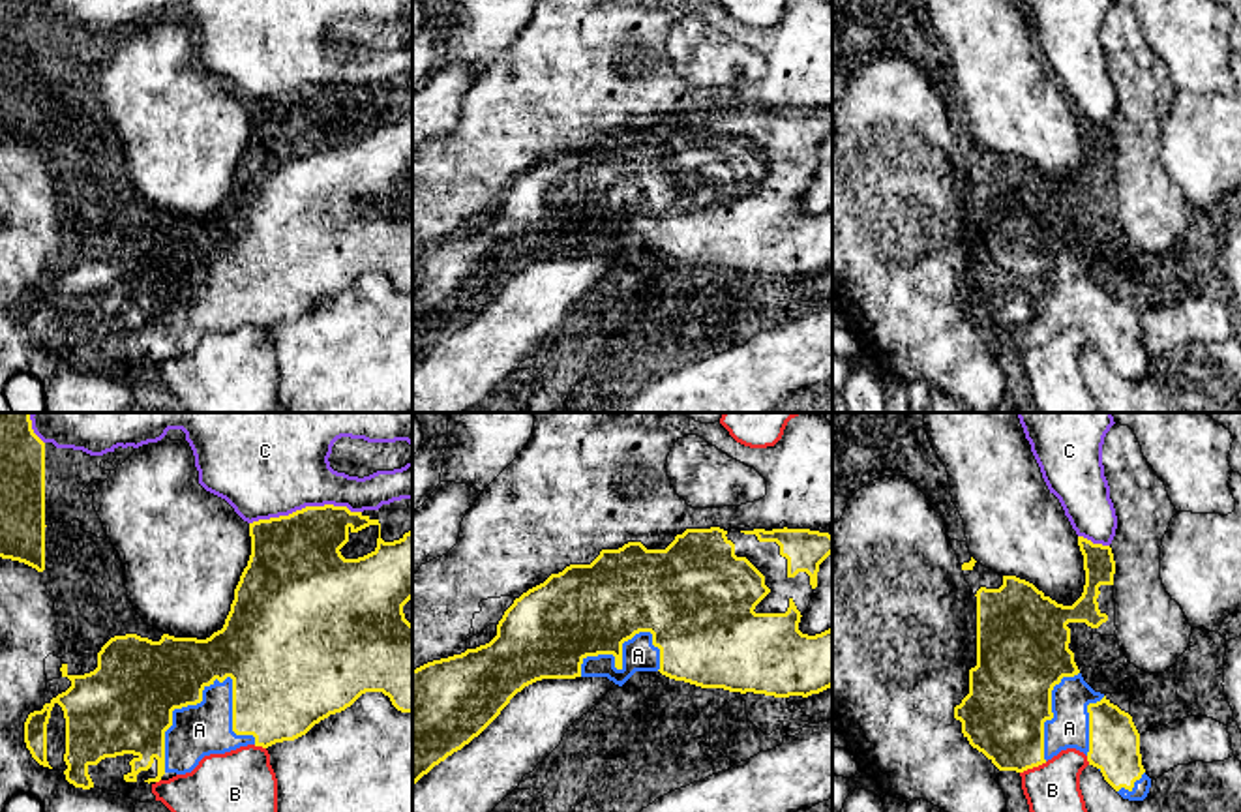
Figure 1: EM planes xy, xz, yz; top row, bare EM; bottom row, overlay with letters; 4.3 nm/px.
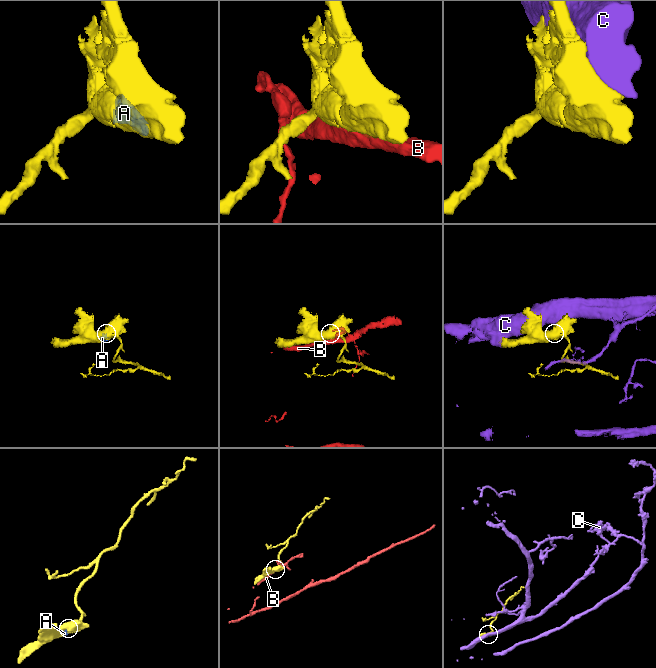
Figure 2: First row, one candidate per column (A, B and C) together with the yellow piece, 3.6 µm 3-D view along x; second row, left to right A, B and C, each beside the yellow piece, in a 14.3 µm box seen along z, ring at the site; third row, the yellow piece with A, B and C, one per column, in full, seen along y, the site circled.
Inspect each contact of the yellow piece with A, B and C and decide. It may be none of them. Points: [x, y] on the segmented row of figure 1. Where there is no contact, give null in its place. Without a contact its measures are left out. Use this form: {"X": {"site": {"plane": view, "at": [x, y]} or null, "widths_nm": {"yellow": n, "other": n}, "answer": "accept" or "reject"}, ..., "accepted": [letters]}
{"A": {"site": {"plane": "xy", "at": [175, 707]}, "widths_nm": {"yellow": 400, "other": 220}, "answer": "accept"}, "B": {"site": {"plane": "yz", "at": [1033, 766]}, "widths_nm": {"yellow": 360, "other": 220}, "answer": "reject"}, "C": {"site": {"plane": "xy", "at": [306, 507]}, "widths_nm": {"yellow": 400, "other": 480}, "answer": "reject"}, "accepted": ["A"]}

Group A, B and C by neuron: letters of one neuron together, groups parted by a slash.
A / B / C

